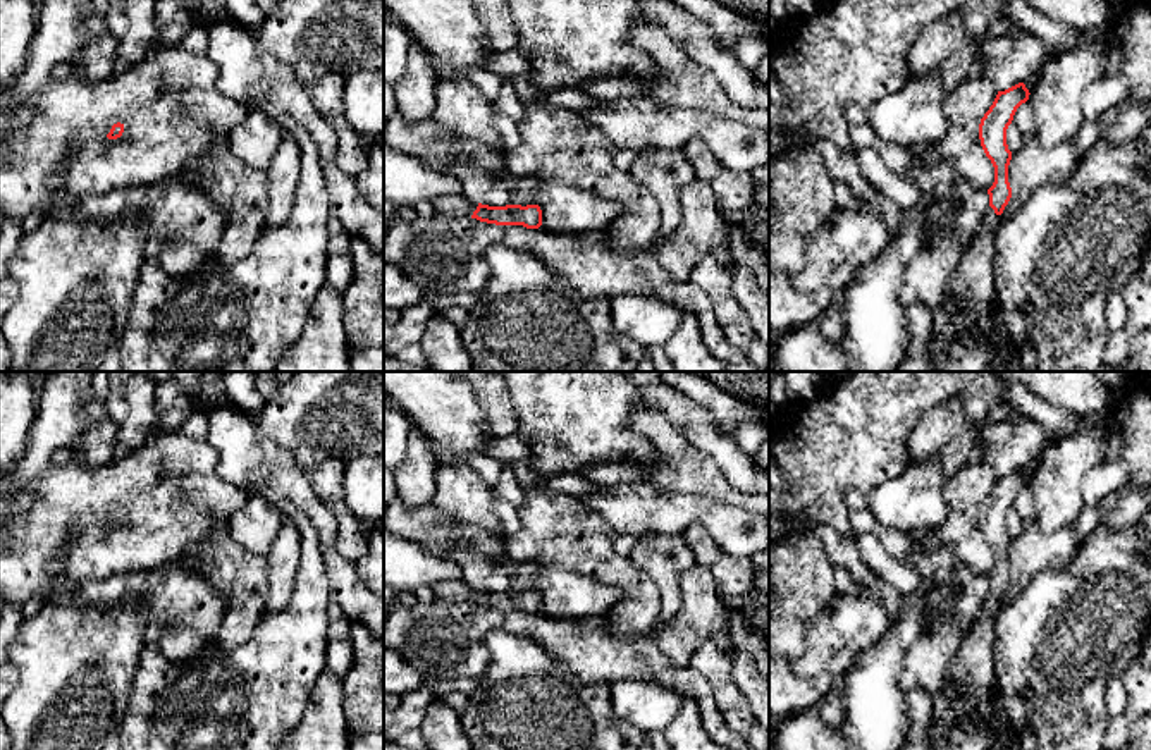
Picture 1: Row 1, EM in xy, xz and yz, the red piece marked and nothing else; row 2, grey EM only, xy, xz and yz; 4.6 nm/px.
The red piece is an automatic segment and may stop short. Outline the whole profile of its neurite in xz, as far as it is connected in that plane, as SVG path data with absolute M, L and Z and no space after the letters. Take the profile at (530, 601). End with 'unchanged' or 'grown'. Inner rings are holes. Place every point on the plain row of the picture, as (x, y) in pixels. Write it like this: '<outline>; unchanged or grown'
M465 580L440 581L434 587L435 597L452 604L477 604L495 611L523 611L539 614L542 611L542 595L539 590L506 590L489 592L473 588Z; grown

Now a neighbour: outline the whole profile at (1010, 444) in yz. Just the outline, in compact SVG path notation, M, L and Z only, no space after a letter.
M1019 416L1000 423L976 421L977 444L984 447L984 459L998 476L1005 476L1029 461L1043 456L1049 432L1039 423Z

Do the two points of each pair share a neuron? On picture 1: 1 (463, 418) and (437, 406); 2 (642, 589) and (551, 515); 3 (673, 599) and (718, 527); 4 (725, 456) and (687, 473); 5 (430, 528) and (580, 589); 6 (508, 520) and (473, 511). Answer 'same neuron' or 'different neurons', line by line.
1: same neuron
2: same neuron
3: different neurons
4: different neurons
5: same neuron
6: different neurons

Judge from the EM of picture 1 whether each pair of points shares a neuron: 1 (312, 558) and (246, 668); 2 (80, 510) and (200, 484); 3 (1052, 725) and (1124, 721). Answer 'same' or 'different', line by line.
1: same
2: same
3: different

